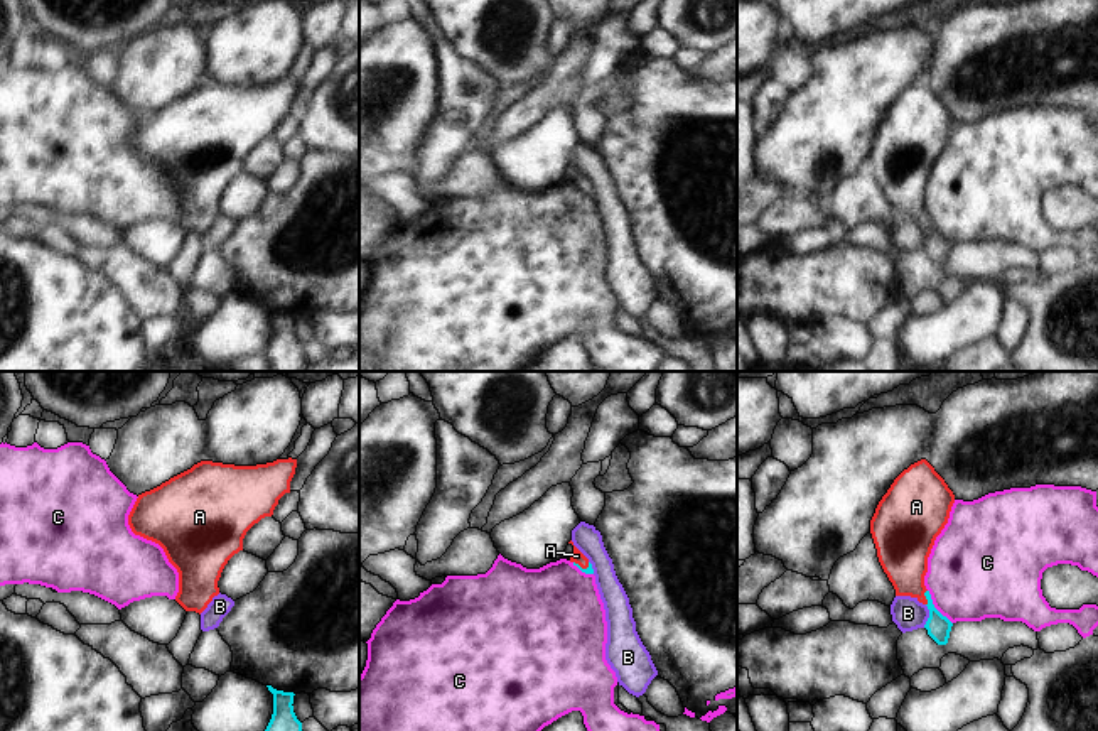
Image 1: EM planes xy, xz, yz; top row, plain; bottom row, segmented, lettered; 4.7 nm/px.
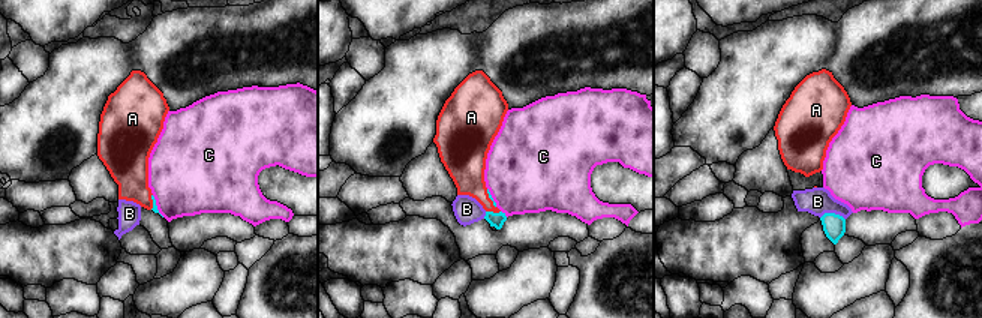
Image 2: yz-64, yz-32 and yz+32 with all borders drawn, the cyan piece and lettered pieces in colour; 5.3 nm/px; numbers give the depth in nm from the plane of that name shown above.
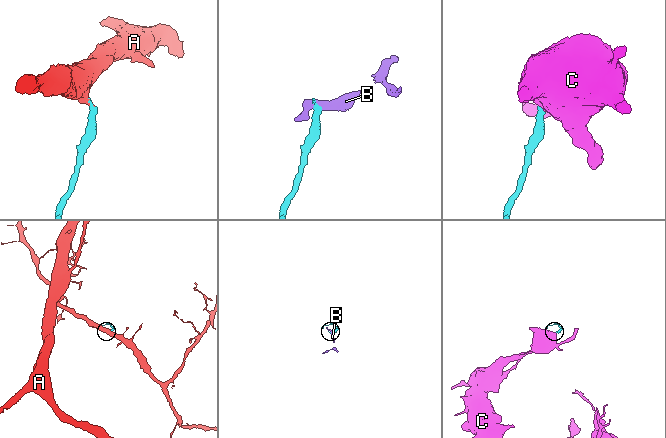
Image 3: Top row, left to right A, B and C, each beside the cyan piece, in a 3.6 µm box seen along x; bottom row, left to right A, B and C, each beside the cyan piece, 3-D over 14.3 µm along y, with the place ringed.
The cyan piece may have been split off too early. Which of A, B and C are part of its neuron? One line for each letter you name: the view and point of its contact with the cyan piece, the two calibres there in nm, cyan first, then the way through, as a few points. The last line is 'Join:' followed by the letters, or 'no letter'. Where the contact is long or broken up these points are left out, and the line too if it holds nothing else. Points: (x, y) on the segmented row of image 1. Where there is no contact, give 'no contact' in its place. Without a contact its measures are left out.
A: contact yz (926, 598); calibres 120 and 240 nm; way yz (938, 627), (926, 598), (908, 579), (903, 552)
Join: A

